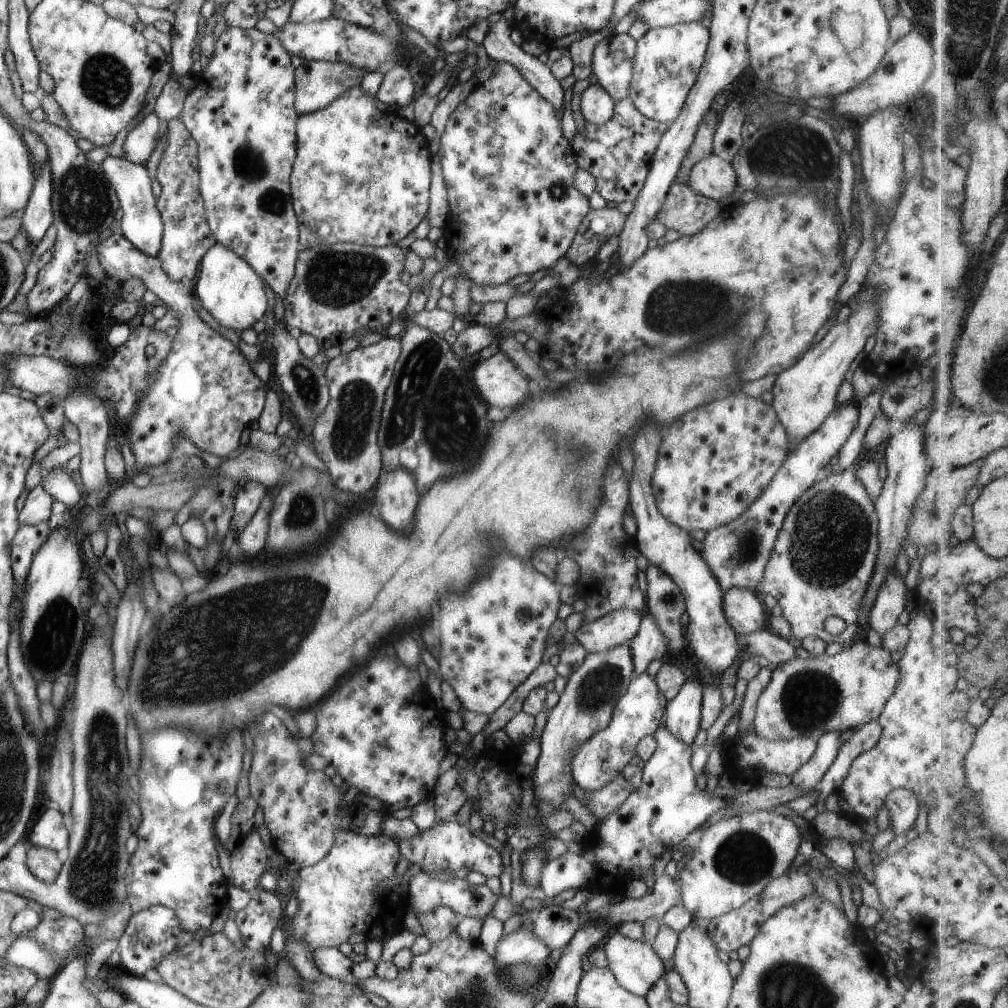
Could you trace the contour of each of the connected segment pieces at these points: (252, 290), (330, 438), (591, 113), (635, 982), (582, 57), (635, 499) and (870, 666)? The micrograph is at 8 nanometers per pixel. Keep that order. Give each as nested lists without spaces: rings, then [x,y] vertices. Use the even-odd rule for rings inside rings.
[[[217,242],[204,254],[199,267],[198,281],[191,285],[194,296],[220,326],[242,334],[243,331],[254,328],[256,322],[264,320],[268,307],[267,286],[246,264],[244,258]]]
[[[385,336],[371,346],[359,346],[352,352],[344,352],[328,362],[324,372],[328,382],[328,396],[330,402],[326,404],[324,412],[316,418],[314,430],[311,433],[311,442],[314,452],[328,468],[328,473],[334,485],[340,490],[362,494],[364,490],[371,492],[376,480],[382,472],[382,450],[378,444],[377,435],[380,429],[381,411],[385,402],[385,393],[394,375],[395,365],[401,354],[401,344],[396,338]]]
[[[592,81],[589,88],[582,93],[580,104],[586,123],[602,126],[612,119],[615,112],[615,102],[602,86]]]
[[[611,931],[610,940],[604,947],[608,957],[607,968],[614,973],[617,983],[625,990],[646,998],[646,993],[656,980],[667,972],[662,958],[653,947],[643,941],[624,938],[622,934]]]
[[[605,26],[581,40],[573,42],[568,48],[568,54],[574,62],[573,75],[576,81],[584,80],[591,75],[593,71],[592,56],[594,56],[596,44],[598,44],[602,38],[606,38],[608,34],[612,33],[611,30],[612,29]]]
[[[644,426],[644,430],[636,434],[636,442],[632,442],[636,466],[634,466],[634,474],[630,482],[630,508],[638,522],[635,542],[638,542],[639,552],[642,552],[649,563],[656,564],[680,588],[685,599],[686,611],[690,616],[684,634],[693,654],[708,670],[723,676],[733,664],[737,654],[741,652],[738,648],[738,634],[726,620],[722,605],[723,590],[718,580],[714,578],[712,570],[708,568],[708,564],[702,560],[700,553],[692,546],[692,537],[687,531],[668,522],[656,506],[651,483],[654,466],[658,460],[660,442],[662,442],[662,434],[660,430],[656,430],[656,426]]]
[[[858,638],[853,645],[844,647],[836,656],[822,654],[806,660],[793,657],[786,663],[775,666],[770,683],[764,688],[756,704],[753,721],[756,732],[766,740],[790,740],[794,736],[804,736],[818,741],[822,734],[830,730],[842,733],[846,730],[856,731],[868,722],[878,721],[900,678],[900,668],[895,657],[882,646],[874,648],[865,638]]]

